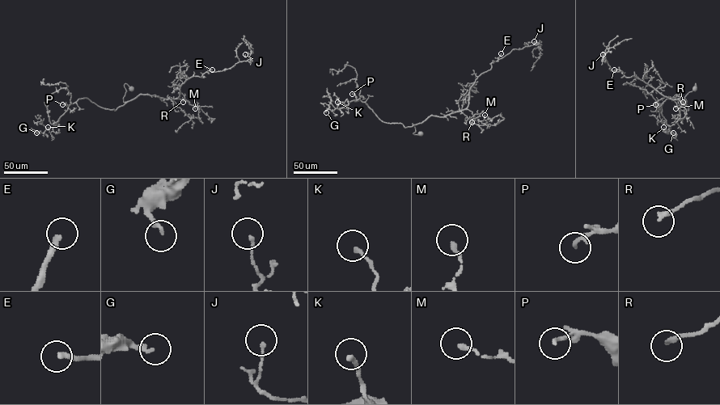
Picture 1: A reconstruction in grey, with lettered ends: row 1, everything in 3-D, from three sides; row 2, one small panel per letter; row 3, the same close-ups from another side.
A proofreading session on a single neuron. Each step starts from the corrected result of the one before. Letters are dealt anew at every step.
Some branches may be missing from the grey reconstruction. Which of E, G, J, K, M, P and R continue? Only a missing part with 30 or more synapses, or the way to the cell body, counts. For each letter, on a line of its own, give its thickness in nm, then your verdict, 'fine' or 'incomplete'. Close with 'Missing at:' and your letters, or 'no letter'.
E: calibre 240 nm; incomplete
G: calibre 240 nm; fine
J: calibre 140 nm; fine
K: calibre 200 nm; fine
M: calibre 200 nm; fine
P: calibre 200 nm; fine
R: calibre 200 nm; fine
Missing at: E

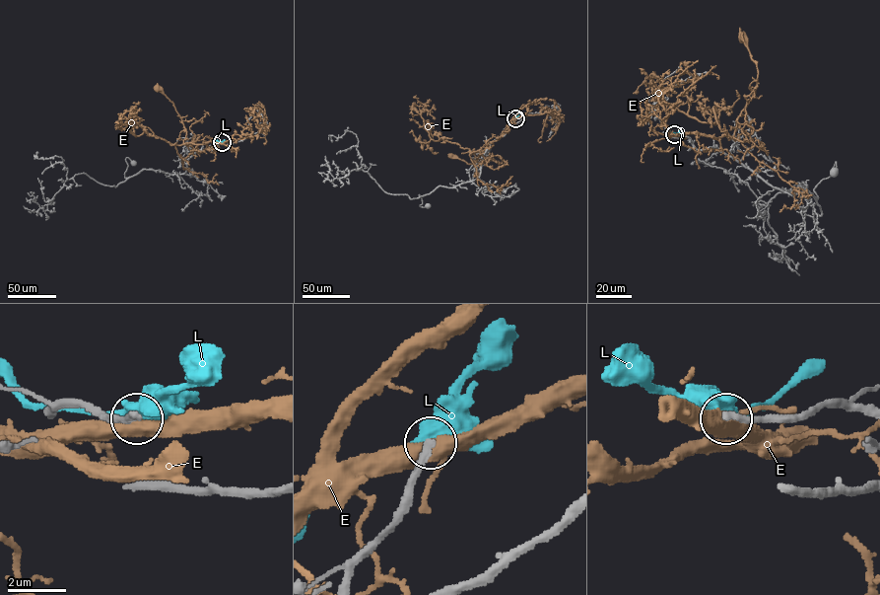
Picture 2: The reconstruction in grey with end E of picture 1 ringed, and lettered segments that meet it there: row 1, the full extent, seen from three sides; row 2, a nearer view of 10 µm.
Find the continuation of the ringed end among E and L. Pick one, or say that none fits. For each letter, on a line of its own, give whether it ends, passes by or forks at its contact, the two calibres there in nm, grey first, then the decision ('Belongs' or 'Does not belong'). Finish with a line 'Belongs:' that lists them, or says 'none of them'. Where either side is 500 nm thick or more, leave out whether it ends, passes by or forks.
E: It forks there. Thickness 320 nm (grey) against 440 nm. Does not belong
L: Thickness 280 nm (grey) against 550 nm. Does not belong
Belongs: none of them

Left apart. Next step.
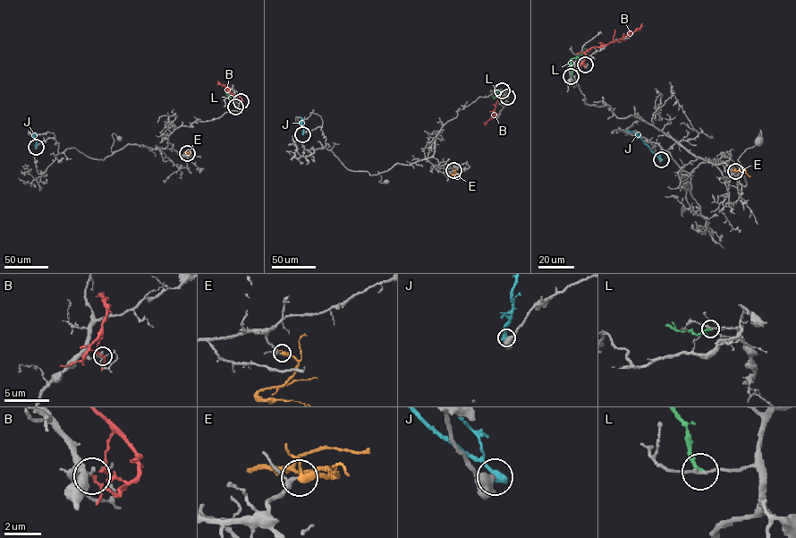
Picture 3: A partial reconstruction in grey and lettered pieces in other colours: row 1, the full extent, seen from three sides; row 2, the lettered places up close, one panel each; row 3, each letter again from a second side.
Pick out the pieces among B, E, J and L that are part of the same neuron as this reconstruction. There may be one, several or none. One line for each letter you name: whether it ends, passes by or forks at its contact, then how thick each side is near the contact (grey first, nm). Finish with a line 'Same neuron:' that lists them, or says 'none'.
E: it passes by | 240/280 nm
Same neuron: E

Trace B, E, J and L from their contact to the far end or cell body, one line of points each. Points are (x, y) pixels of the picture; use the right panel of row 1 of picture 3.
B: (585, 64), (588, 49), (619, 40), (631, 34), (642, 23)
E: (735, 171), (743, 170), (750, 176)
J: (661, 159), (639, 136), (627, 131)
L: (571, 76), (571, 60), (588, 52), (584, 47)

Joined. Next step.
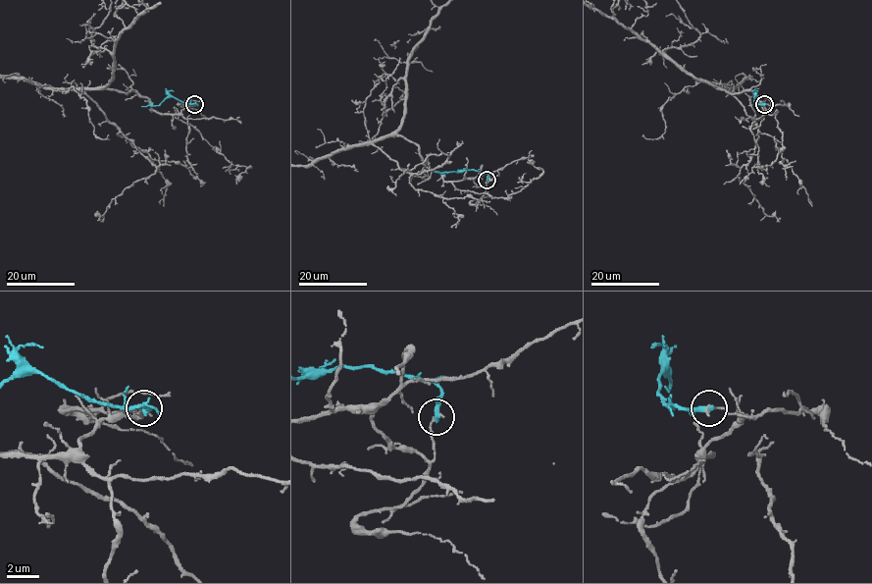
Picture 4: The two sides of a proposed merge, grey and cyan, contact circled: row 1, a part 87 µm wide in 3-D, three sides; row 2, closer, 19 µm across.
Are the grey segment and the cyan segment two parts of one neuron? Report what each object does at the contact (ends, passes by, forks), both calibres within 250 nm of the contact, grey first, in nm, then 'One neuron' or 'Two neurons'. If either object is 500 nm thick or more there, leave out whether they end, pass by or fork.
At the ring grey ends. At the ring cyan ends. Thickness 160 nm (grey) against 360 nm. Two neurons

